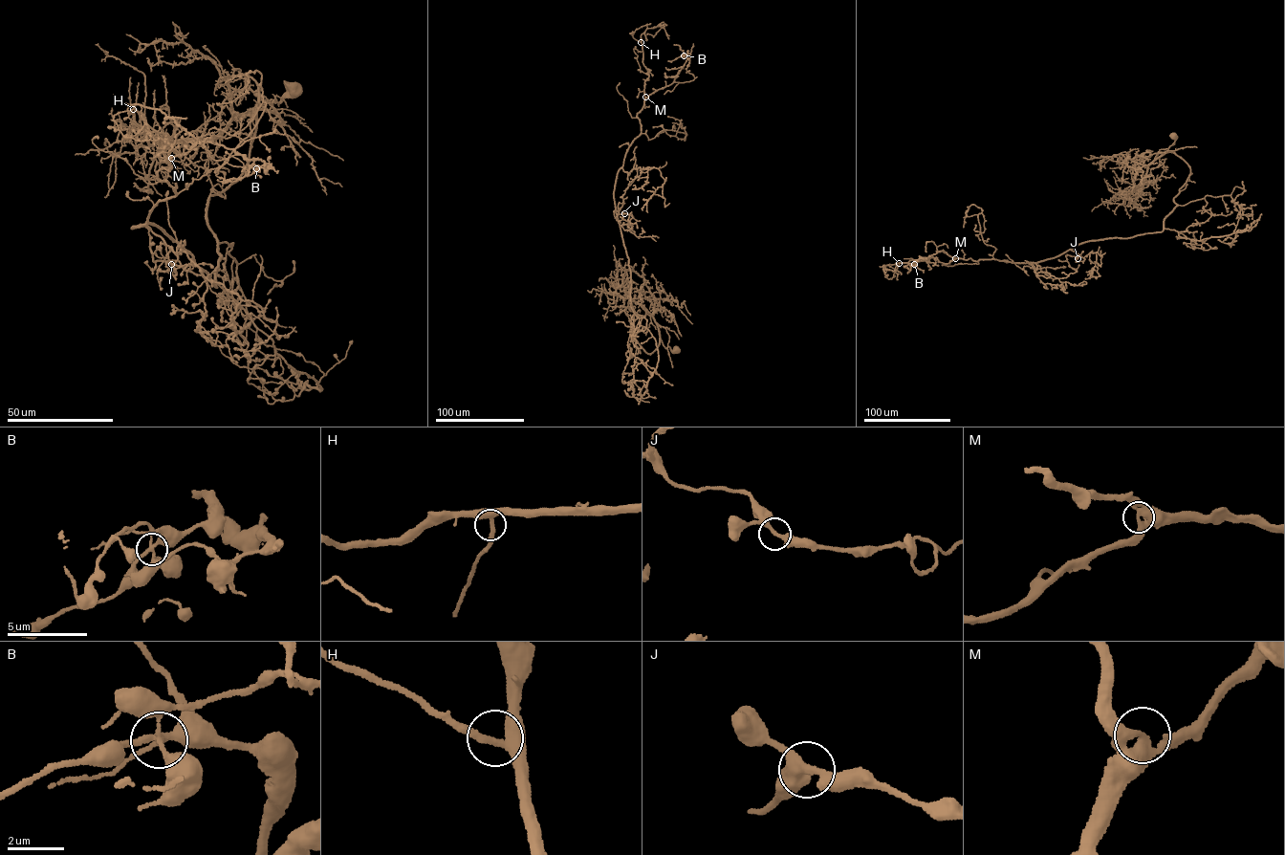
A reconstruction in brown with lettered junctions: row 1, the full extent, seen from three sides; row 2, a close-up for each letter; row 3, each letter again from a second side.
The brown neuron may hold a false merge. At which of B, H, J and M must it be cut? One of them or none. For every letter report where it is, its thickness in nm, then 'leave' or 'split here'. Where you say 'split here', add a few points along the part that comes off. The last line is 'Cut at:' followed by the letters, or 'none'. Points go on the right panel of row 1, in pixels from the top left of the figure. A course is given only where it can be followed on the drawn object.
B: place (914, 264); calibre 240 nm; split here; course (914, 264), (918, 259), (927, 257)
H: place (899, 263); calibre 320 nm; leave
J: place (1078, 258); calibre 260 nm; leave
M: place (955, 258); calibre 340 nm; leave
Cut at: B

